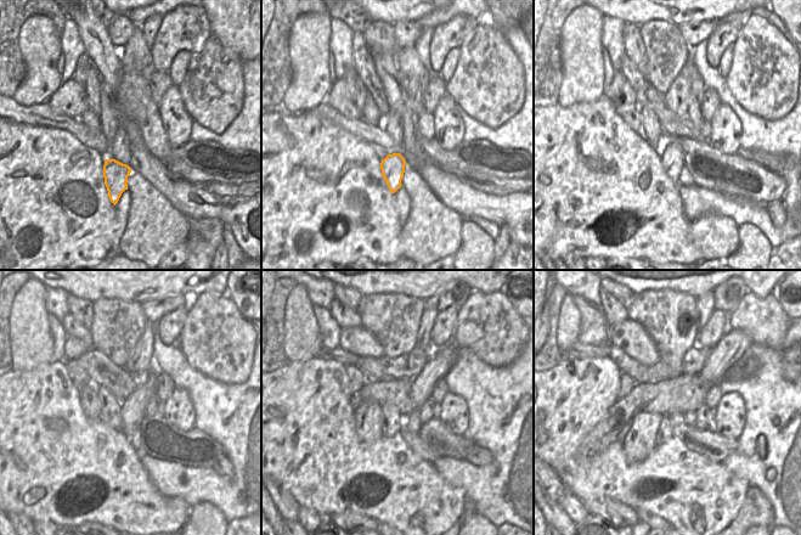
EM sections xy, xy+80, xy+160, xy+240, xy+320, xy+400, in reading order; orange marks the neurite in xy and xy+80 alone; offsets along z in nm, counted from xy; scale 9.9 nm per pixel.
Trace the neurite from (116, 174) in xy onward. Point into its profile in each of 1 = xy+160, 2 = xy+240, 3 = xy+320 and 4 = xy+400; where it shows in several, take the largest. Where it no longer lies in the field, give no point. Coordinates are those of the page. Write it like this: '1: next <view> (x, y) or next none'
1: next xy+160 (672, 157)
2: next xy+240 (134, 407)
3: next xy+320 (422, 386)
4: next xy+400 (731, 347)

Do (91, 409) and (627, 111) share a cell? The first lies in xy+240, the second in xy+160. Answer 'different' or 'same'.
same

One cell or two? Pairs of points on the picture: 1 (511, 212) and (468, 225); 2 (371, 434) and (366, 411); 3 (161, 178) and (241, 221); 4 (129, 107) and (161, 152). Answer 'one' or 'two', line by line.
1: two
2: one
3: one
4: one

